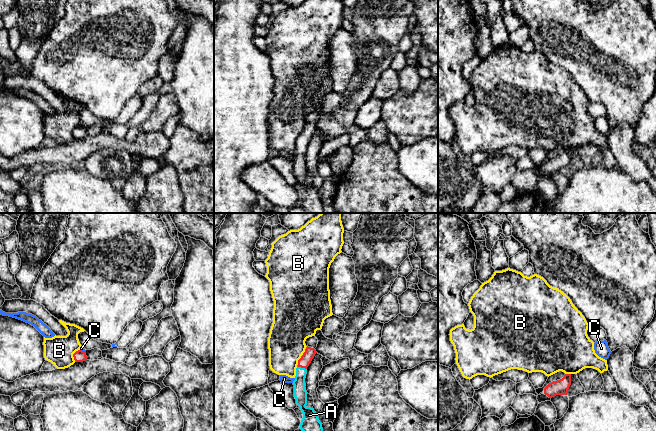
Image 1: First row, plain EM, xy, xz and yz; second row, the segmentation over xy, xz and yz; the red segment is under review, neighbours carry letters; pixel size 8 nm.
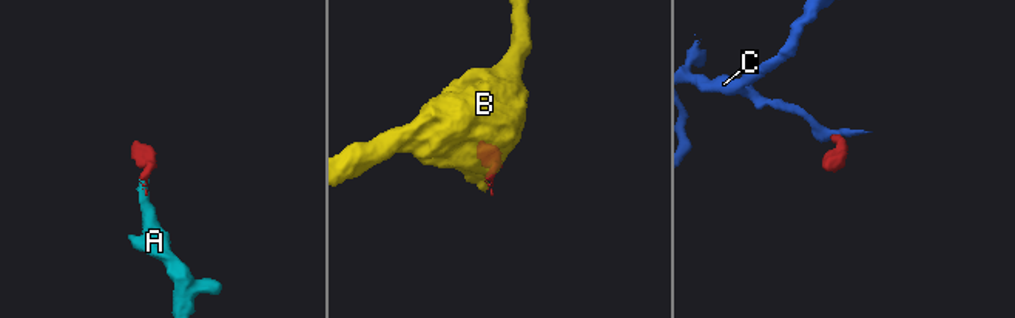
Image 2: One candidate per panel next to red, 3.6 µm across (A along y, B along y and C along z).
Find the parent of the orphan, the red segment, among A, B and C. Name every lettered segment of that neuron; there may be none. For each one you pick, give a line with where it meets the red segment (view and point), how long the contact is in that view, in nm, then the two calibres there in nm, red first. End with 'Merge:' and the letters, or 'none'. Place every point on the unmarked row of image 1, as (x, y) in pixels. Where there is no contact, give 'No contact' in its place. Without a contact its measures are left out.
A: Touches red at xz (302, 143). Shared border 90 nm. Thickness 90 nm (red) against 110 nm
Merge: A

